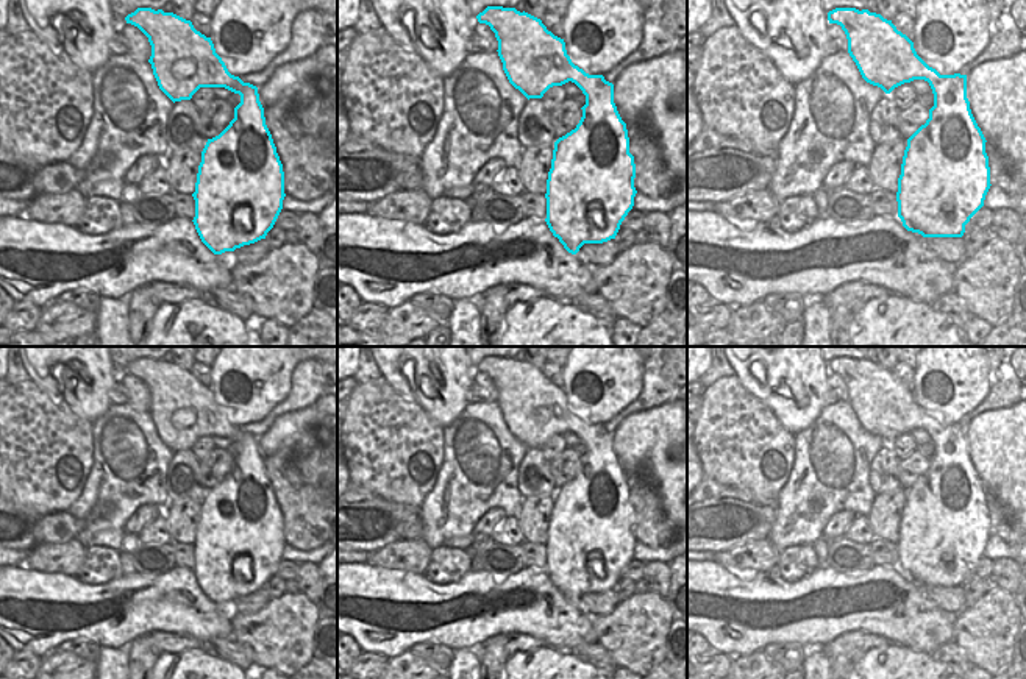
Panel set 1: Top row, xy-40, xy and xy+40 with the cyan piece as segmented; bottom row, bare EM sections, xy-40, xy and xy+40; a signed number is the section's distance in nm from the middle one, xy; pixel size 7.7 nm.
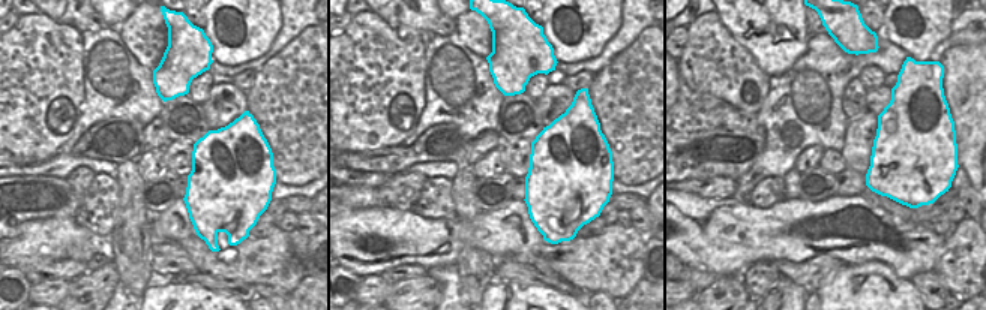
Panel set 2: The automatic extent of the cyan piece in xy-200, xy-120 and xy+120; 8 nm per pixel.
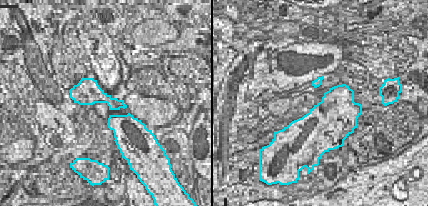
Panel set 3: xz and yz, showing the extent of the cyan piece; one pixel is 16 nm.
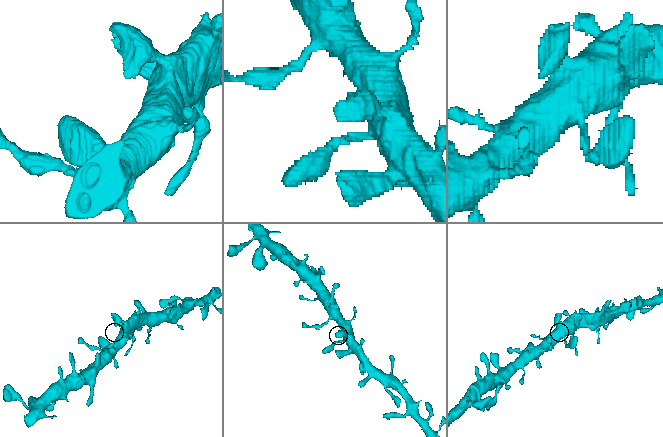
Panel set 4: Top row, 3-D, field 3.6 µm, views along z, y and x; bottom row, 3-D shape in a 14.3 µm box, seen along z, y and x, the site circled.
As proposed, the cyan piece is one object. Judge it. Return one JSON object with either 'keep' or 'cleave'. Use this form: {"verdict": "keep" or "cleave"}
{"verdict": "keep"}

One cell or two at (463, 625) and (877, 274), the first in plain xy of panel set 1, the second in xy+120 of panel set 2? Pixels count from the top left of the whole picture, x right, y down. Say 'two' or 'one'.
two

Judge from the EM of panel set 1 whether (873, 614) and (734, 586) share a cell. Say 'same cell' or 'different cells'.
same cell

